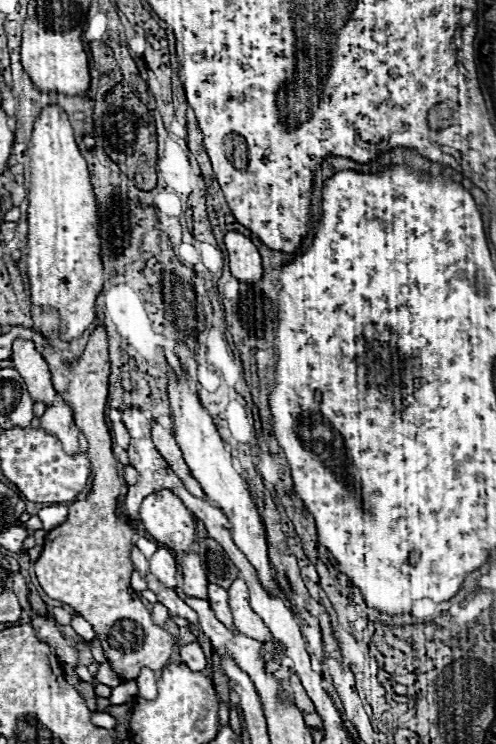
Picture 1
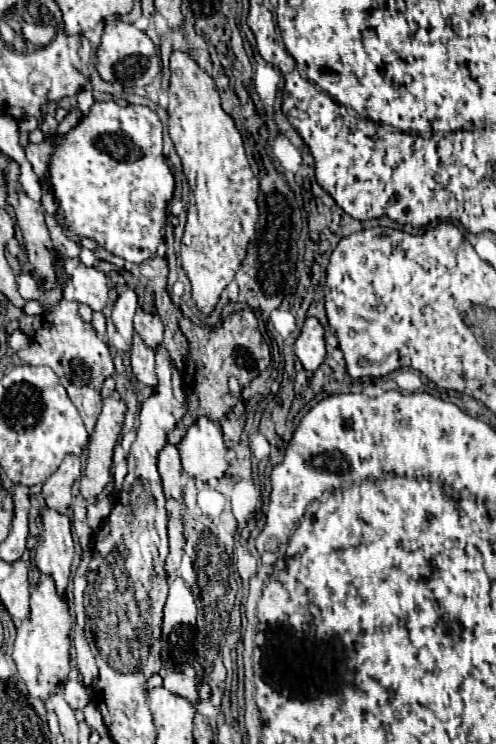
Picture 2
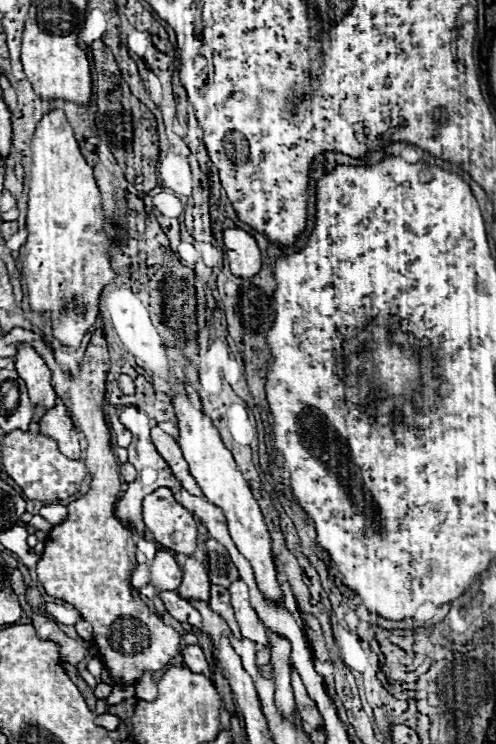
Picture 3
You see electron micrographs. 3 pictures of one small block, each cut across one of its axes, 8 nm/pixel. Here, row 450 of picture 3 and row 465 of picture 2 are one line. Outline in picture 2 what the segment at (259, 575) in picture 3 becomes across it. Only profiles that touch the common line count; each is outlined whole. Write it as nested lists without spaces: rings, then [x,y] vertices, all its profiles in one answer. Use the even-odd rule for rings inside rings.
[[[198,418],[188,428],[178,450],[184,472],[194,480],[208,482],[212,478],[222,478],[228,470],[222,430],[208,418]]]

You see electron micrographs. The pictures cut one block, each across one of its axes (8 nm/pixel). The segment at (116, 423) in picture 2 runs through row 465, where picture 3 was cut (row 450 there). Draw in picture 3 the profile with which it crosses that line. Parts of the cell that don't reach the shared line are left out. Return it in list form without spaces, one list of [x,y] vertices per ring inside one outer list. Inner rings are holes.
[[[102,330],[92,334],[84,360],[78,368],[78,376],[62,372],[52,348],[46,346],[42,356],[52,370],[52,386],[56,394],[62,398],[62,404],[70,408],[72,422],[88,440],[84,456],[92,476],[92,486],[86,498],[68,504],[68,518],[50,530],[44,542],[44,552],[36,564],[36,574],[48,596],[72,604],[80,616],[92,624],[94,644],[100,650],[112,678],[120,686],[135,685],[144,672],[156,672],[168,666],[168,662],[178,654],[180,636],[174,628],[166,626],[154,612],[150,612],[138,590],[130,584],[130,576],[136,568],[136,544],[132,538],[134,532],[114,516],[122,480],[118,460],[110,450],[110,430],[106,432],[102,410],[110,368],[106,336]]]

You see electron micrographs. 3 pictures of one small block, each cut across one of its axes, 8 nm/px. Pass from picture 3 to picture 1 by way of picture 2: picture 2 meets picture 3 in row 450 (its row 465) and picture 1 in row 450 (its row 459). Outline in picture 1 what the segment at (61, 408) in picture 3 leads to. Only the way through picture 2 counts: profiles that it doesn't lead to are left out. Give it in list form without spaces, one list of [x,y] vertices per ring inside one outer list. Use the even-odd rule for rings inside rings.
[[[62,400],[56,404],[50,404],[42,416],[42,428],[54,436],[58,436],[58,440],[62,442],[64,450],[68,454],[76,454],[78,452],[78,436],[80,430],[74,424],[74,412],[72,408]]]

